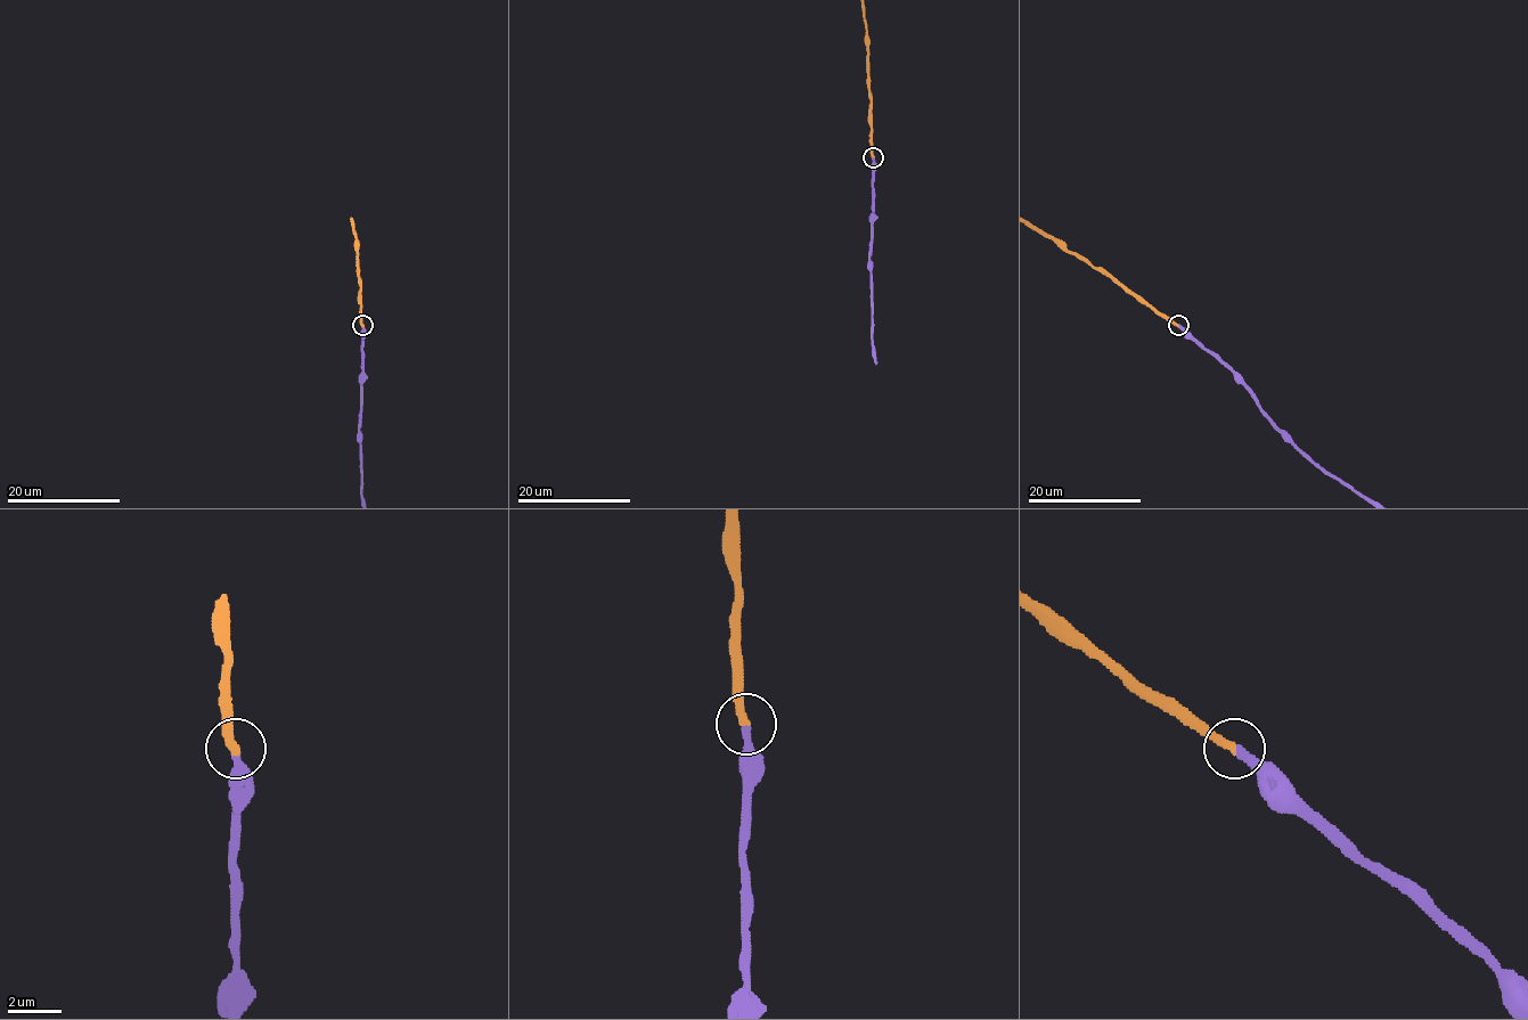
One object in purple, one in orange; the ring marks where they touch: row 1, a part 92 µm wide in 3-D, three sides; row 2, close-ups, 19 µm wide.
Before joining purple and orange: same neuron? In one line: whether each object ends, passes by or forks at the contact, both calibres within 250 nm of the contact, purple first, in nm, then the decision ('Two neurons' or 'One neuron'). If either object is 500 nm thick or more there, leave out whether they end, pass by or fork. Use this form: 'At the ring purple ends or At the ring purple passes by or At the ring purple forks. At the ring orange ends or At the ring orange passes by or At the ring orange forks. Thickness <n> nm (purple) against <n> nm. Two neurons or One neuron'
At the ring purple ends. At the ring orange ends. Thickness 320 nm (purple) against 320 nm. One neuron

